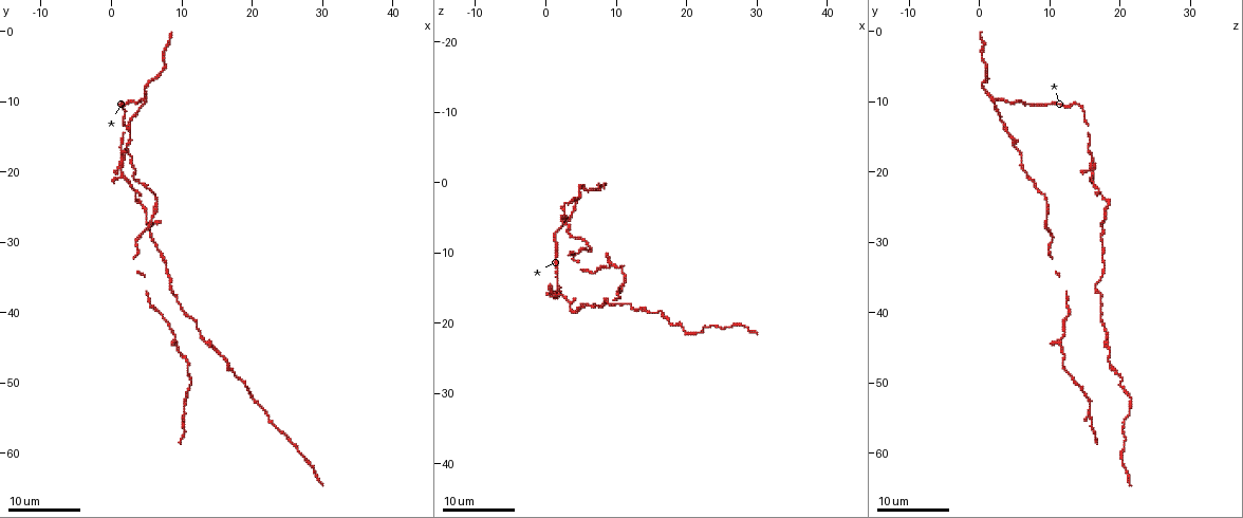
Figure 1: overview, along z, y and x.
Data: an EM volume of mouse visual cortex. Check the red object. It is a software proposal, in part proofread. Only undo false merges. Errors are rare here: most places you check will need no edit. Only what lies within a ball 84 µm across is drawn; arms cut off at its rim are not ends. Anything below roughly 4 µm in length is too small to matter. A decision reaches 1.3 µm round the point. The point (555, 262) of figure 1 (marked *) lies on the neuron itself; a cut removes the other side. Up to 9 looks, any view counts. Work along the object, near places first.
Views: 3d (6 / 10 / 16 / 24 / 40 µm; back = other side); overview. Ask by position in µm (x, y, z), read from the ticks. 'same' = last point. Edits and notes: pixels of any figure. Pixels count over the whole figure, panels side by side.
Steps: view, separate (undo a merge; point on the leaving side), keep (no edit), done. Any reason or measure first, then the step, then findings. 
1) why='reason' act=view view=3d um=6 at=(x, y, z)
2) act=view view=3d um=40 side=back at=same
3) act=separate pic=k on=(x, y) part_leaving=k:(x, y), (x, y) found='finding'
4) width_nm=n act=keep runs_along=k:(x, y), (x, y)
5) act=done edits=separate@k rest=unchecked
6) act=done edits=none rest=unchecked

why='sudden change in width' act=view view=3d um=24 at=(9.0, 43.0, 12.0)

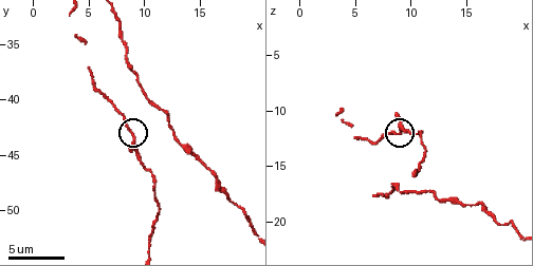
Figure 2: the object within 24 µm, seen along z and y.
act=view view=3d um=10 at=(9.0, 43.4, 12.2)

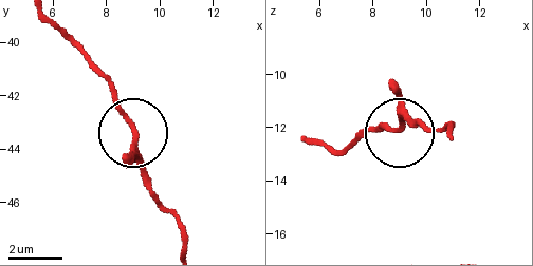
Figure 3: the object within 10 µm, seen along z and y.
act=view view=3d um=6 at=(9.1, 43.3, 12.0)

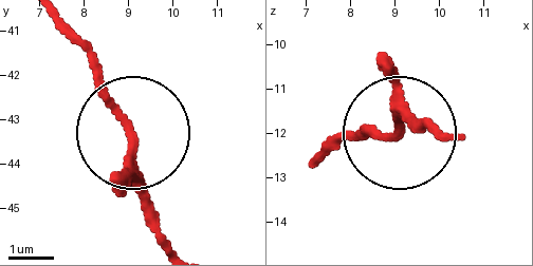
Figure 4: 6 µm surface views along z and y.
act=keep found='continuous, no second neuron'

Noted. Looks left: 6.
why='calibre changes' act=view view=3d um=10 at=(16.6, 47.2, 18.4)

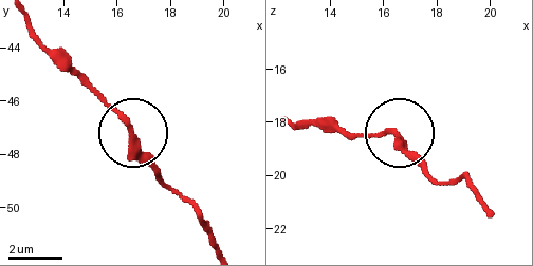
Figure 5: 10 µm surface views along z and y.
width_nm=180 act=keep runs_along=5:(288, 118), (329, 124), (363, 137), (386, 130), (436, 183) found='one neuron here'

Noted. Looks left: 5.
act=view view=3d um=16 at=(5.5, 26.5, 9.5)

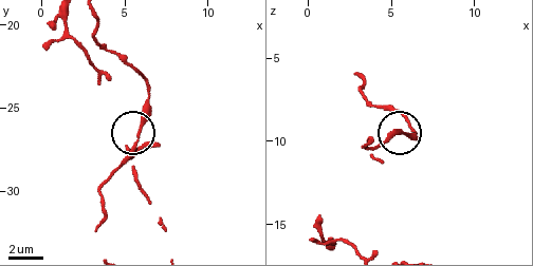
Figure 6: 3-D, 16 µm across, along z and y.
act=view view=3d um=6 at=(5.7, 26.8, 9.7)

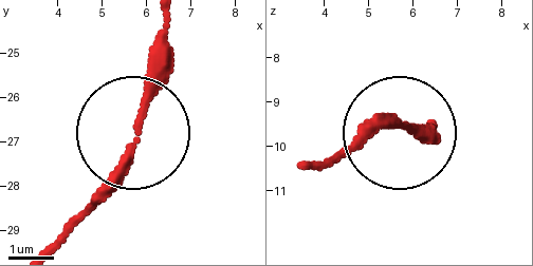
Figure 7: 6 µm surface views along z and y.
act=keep runs_along=7:(166, 17), (169, 62), (131, 165), (71, 229) found='all the same neuron'

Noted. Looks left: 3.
why='sudden change in width' act=view view=3d um=24 at=(8.5, 35.5, 17.0)

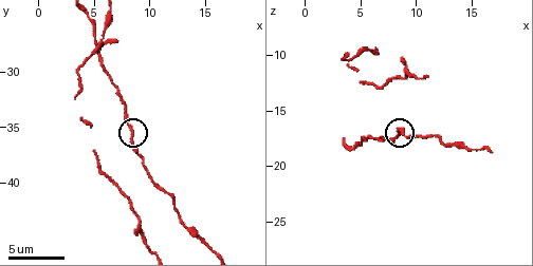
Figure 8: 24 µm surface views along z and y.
act=view view=3d um=10 at=same

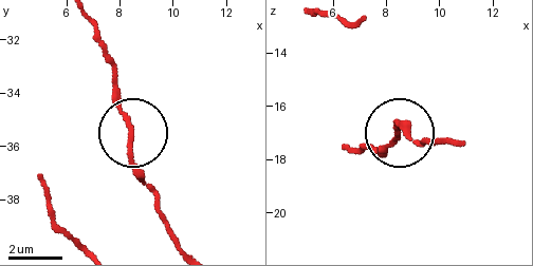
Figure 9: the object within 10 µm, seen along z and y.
act=keep runs_along=9:(347, 147), (381, 153), (399, 135), (394, 119), (422, 140) found='one neuron here'

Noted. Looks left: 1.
act=done edits=none rest=unchecked

